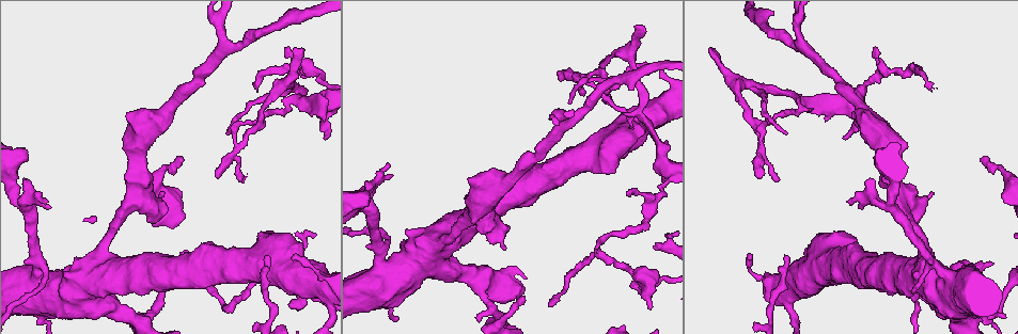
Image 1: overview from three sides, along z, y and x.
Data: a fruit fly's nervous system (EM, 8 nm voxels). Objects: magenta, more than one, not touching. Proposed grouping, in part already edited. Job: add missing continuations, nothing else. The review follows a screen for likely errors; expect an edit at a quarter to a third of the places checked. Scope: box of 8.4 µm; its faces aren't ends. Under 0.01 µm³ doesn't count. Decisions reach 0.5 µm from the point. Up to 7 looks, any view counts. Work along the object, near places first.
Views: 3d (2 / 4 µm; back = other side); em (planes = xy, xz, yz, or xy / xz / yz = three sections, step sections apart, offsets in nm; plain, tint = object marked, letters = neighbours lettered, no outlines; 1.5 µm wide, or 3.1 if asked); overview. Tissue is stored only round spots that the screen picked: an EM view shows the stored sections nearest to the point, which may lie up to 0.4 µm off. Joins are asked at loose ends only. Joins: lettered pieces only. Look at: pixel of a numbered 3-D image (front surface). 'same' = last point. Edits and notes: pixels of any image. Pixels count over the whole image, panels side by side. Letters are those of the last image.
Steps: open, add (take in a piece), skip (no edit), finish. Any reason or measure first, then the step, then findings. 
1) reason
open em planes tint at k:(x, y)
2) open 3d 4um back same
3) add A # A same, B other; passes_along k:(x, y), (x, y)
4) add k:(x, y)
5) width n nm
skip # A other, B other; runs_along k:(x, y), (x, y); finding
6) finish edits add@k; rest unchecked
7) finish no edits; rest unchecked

open 3d 4um at 1:(551, 305)

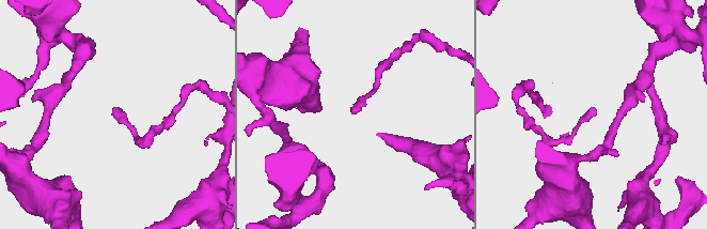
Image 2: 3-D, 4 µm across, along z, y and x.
shape alone is not enough
open em 3.1um planes tint at 2:(593, 112)

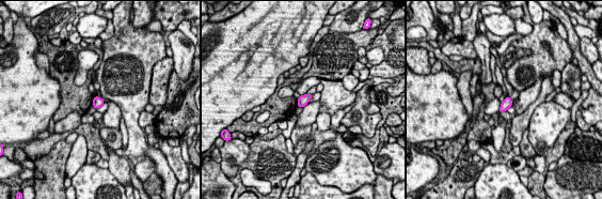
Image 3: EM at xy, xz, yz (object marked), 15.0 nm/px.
open em 3.1um planes letters same

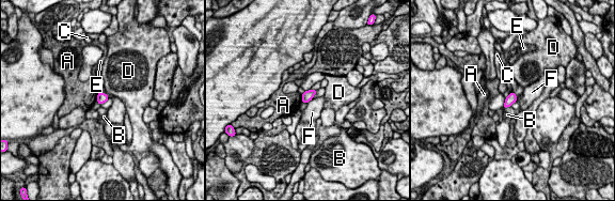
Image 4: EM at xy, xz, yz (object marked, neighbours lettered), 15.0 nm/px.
skip # A other, B other, C other, D other, E other, F other; no lettered piece goes on from it

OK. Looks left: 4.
branch stops here
open em planes letters at 1:(654, 248)

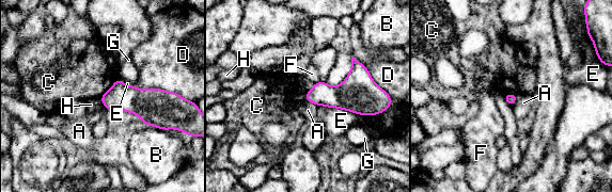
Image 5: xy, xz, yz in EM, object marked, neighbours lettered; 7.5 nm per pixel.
skip # A other, B other, C other, D other, E other, F other, G other, H other; border 5:(306, 99), (318, 106); no lettered piece goes on from it

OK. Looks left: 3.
branch stops here
open 3d 4um at 1:(640, 28)

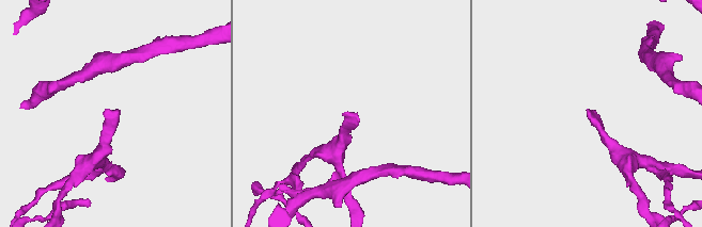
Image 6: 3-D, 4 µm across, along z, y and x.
open em planes letters at 6:(110, 113)

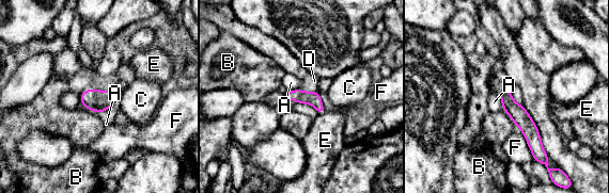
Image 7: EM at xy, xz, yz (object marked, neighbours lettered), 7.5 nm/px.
add D # A other, B other, C other, D same, E other, F other; passes_along 7:(312, 98), (309, 92), (310, 83); it goes on there

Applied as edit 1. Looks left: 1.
finish edits add@7; rest unchecked

